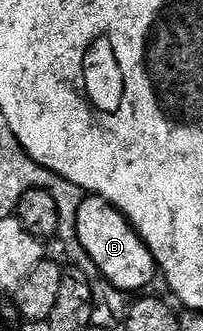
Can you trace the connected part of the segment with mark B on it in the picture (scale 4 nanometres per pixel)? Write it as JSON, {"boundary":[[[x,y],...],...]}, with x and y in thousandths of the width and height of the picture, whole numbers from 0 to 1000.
{"boundary":[[[424,589],[389,622],[379,671],[384,719],[404,743],[468,792],[493,831],[537,843],[596,882],[675,882],[714,870],[778,831],[773,795],[729,743],[695,728],[695,713],[635,680],[635,662],[547,610],[498,592]]]}

